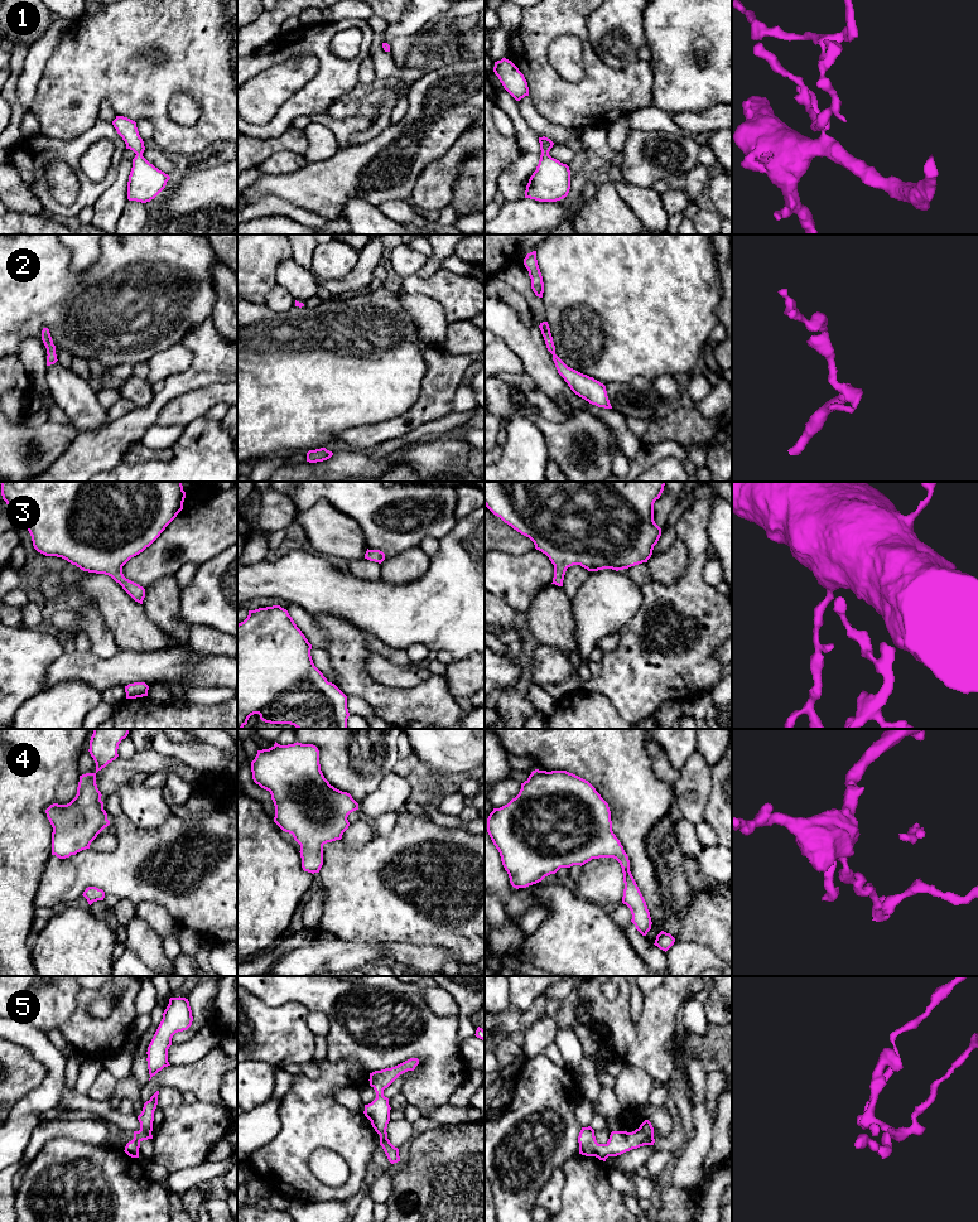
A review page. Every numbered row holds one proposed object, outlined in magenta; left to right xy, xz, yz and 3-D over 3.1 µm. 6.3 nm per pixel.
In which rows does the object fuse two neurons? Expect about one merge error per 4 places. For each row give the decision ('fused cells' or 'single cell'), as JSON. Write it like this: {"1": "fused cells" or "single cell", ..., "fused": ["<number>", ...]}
{"1": "single cell", "2": "single cell", "3": "single cell", "4": "single cell", "5": "single cell", "fused": []}

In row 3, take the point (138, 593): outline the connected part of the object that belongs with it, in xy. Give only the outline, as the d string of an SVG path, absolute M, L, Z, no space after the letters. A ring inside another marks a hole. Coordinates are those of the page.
M1 482L6 504L24 521L34 549L45 556L57 556L83 571L105 574L119 583L143 604L145 589L126 579L122 566L149 547L183 509L183 482Z

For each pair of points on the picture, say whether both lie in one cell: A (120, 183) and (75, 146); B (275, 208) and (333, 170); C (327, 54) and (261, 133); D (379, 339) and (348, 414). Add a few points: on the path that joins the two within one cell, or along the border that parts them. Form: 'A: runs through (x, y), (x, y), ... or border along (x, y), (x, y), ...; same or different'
A: border along (123, 157), (115, 179), (96, 202); different
B: border along (256, 201), (266, 196), (278, 196), (313, 213); different
C: runs through (327, 76), (283, 119); same
D: runs through (360, 358), (348, 370), (348, 395); same

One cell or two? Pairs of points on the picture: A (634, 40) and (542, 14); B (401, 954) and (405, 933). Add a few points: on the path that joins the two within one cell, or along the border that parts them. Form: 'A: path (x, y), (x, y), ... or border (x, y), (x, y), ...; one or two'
A: border (589, 13), (587, 19), (588, 40), (597, 54); two
B: border (389, 942), (433, 946); two

